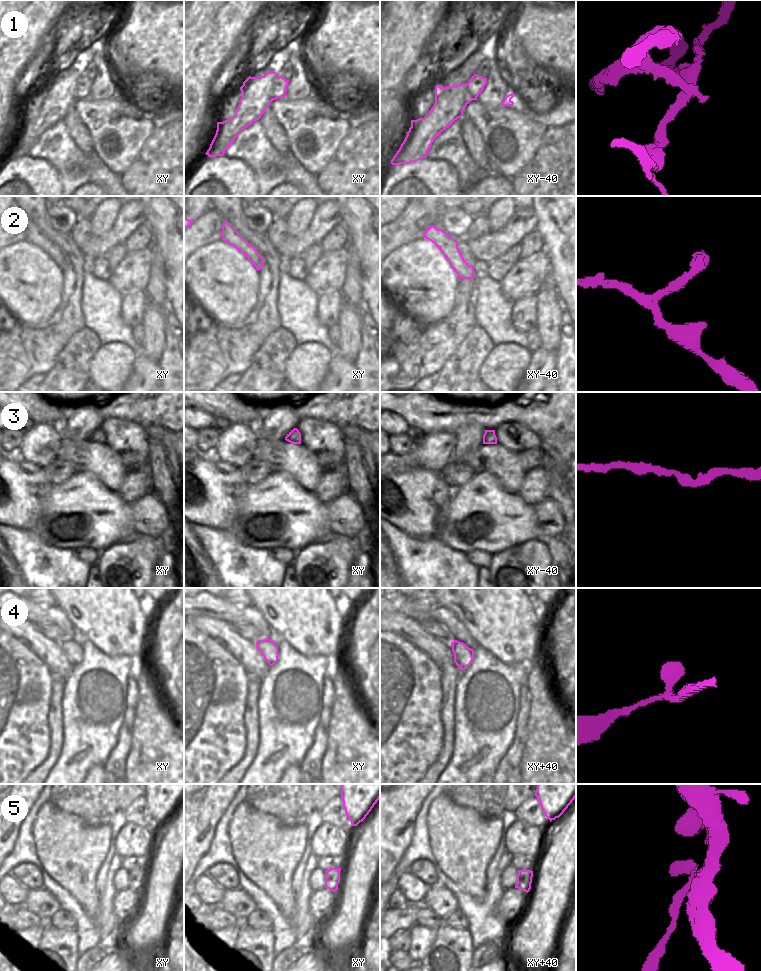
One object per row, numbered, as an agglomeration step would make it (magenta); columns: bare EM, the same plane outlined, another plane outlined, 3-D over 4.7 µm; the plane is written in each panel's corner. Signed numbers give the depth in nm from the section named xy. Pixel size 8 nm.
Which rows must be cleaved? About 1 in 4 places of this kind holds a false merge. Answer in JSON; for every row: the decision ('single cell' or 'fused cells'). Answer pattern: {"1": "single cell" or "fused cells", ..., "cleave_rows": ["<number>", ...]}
{"1": "fused cells", "2": "single cell", "3": "single cell", "4": "single cell", "5": "fused cells", "cleave_rows": ["1", "5"]}

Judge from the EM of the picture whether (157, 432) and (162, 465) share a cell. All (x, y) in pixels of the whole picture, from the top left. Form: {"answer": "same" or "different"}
{"answer": "same"}

